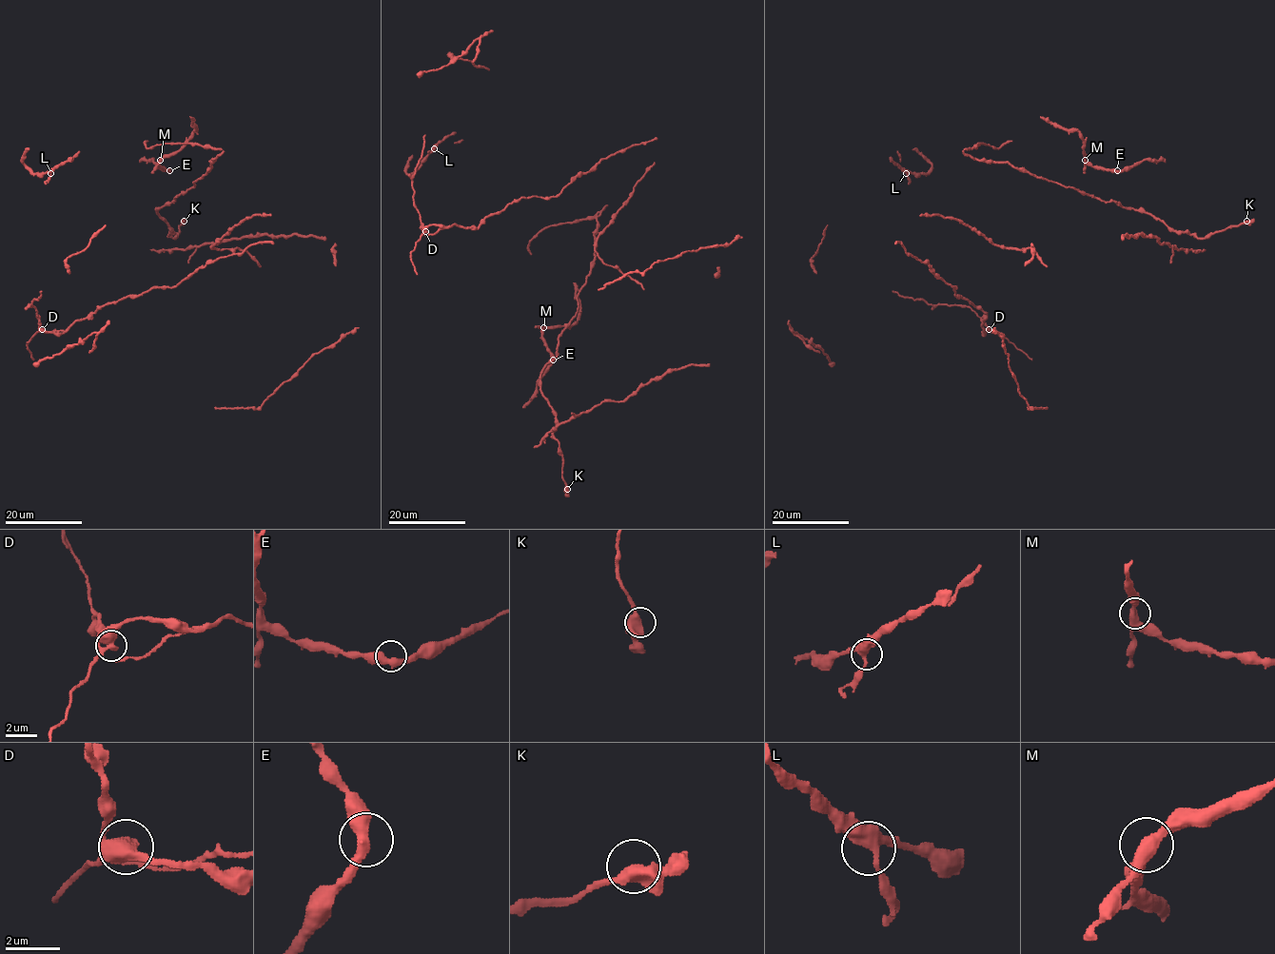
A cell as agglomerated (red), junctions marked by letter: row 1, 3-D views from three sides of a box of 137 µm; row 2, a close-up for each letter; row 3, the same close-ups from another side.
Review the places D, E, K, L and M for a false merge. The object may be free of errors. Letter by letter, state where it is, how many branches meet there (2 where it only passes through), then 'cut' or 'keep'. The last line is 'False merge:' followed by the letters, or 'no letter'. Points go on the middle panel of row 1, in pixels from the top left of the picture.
D: place (425, 231); branches 3; cut
E: place (553, 360); branches 2; keep
K: place (567, 489); branches 3; keep
L: place (434, 148); branches 3; keep
M: place (543, 327); branches 3; keep
False merge: D

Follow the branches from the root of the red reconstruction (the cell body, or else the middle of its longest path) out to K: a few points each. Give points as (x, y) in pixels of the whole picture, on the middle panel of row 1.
K: (599, 216), (594, 265), (578, 296), (577, 314), (539, 377), (540, 393), (556, 419), (553, 437), (567, 489)

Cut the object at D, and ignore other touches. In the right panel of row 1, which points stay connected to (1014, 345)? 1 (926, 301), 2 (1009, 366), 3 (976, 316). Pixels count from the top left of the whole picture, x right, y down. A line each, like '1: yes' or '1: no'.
1: yes
2: no
3: yes

